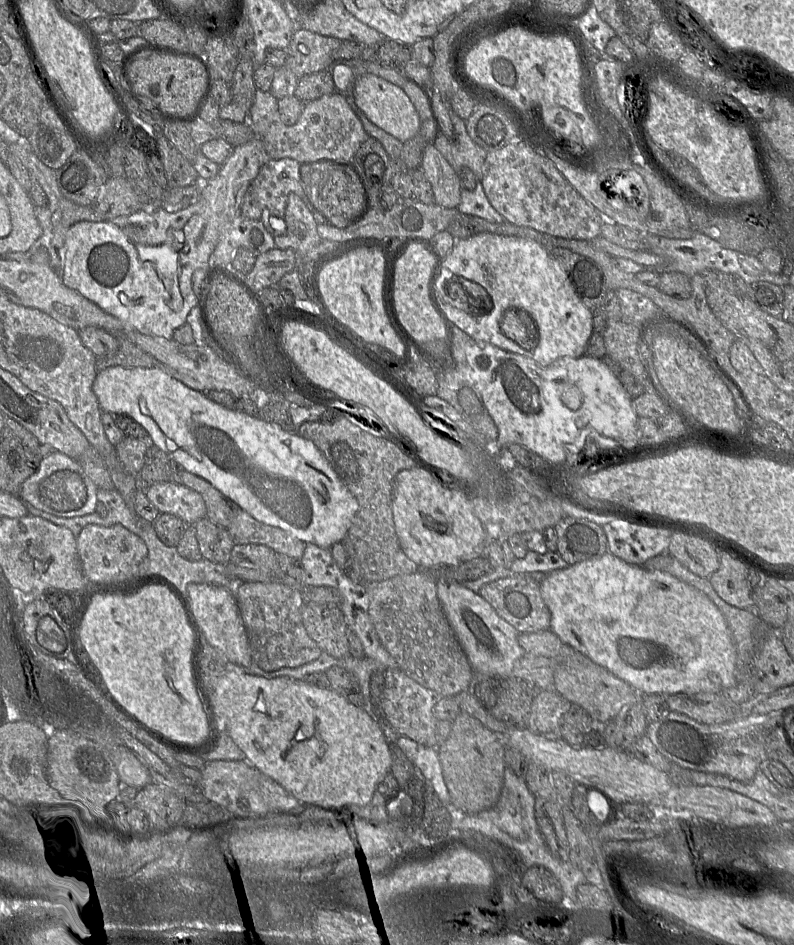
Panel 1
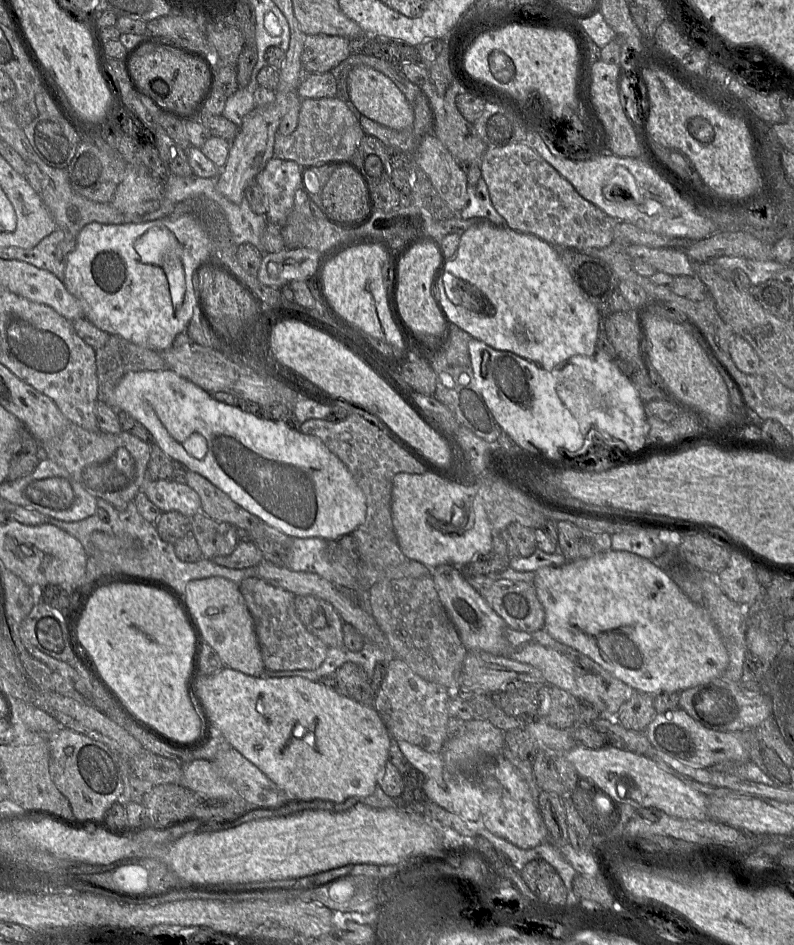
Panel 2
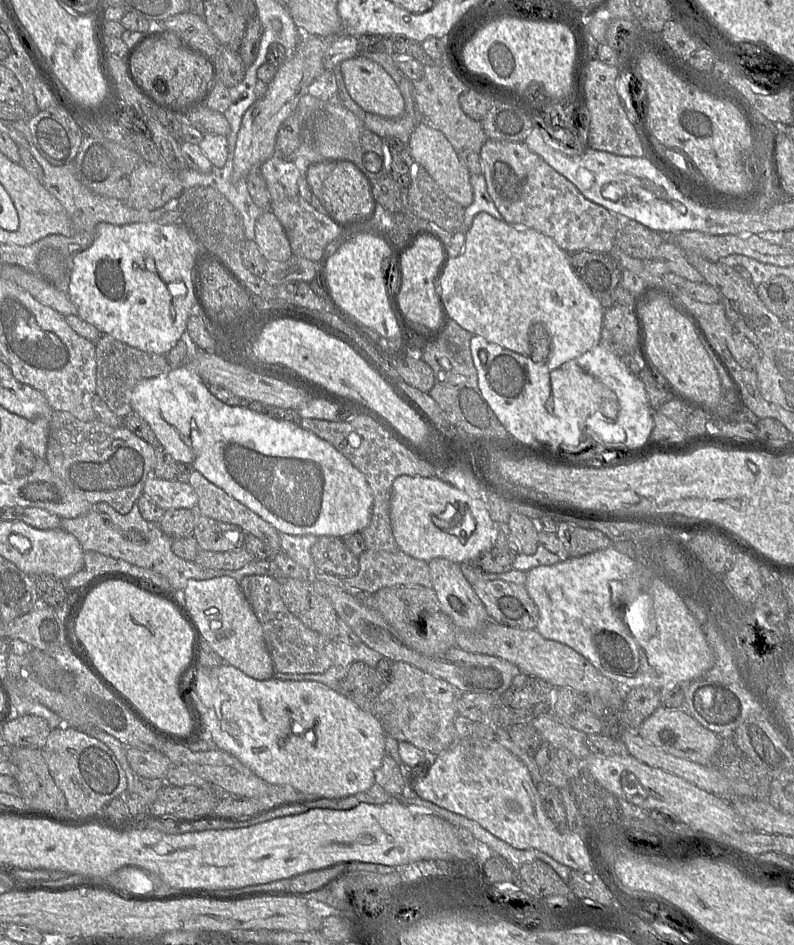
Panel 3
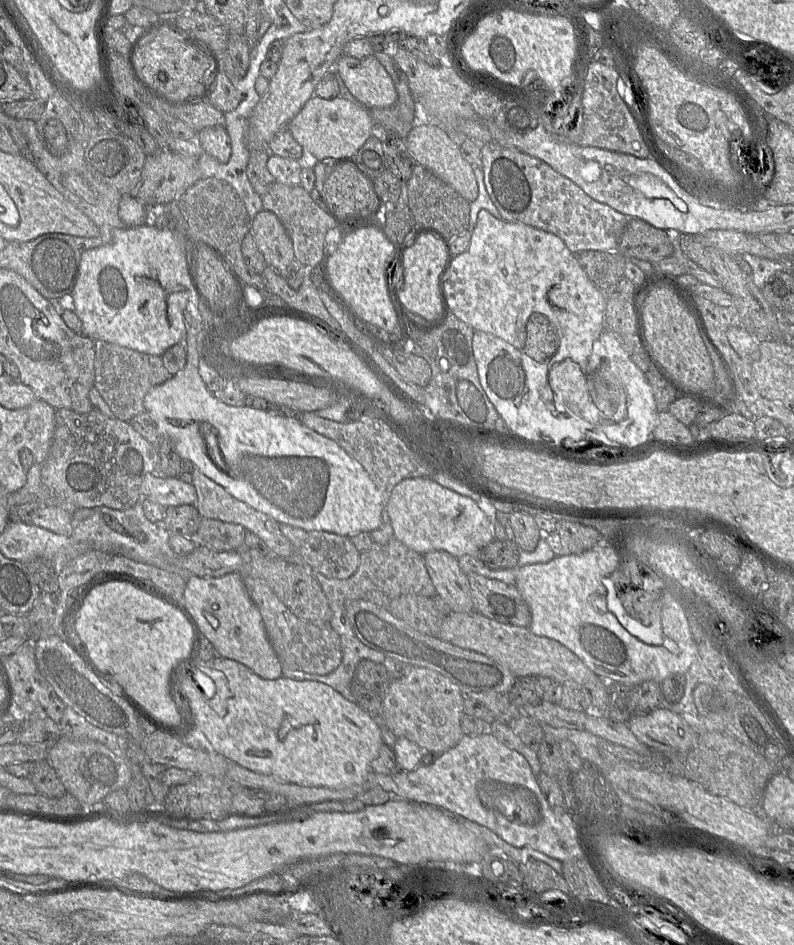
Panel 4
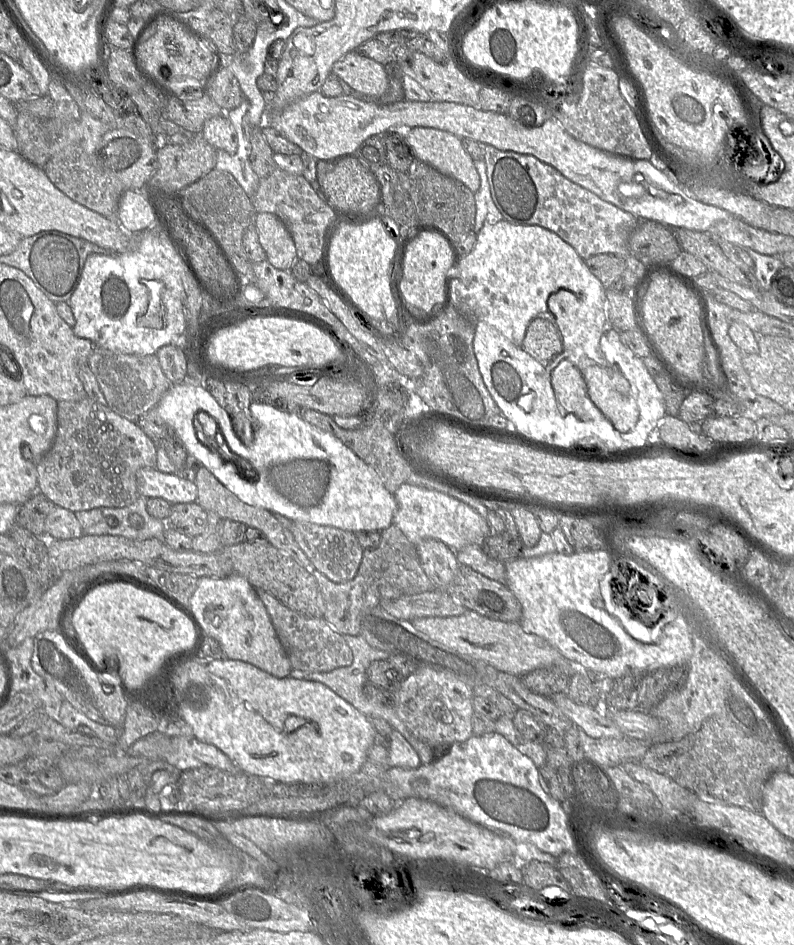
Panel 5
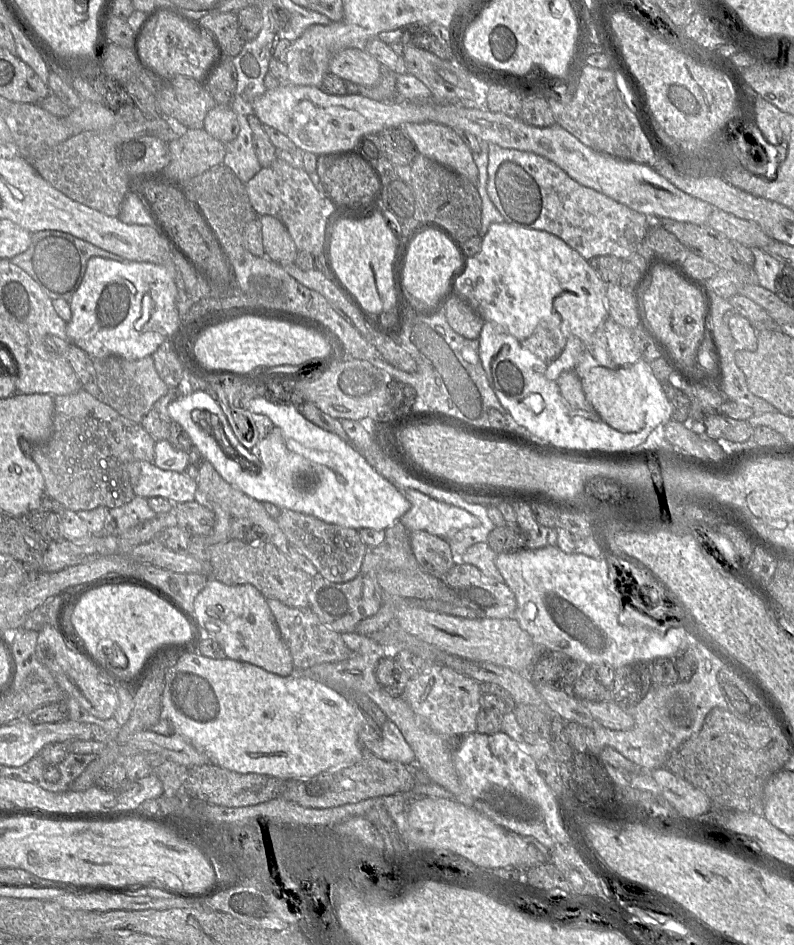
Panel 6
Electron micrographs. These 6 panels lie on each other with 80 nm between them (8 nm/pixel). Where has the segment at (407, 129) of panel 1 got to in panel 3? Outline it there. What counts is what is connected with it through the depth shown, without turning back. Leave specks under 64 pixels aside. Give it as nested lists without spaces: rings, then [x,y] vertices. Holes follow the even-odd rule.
[[[356,55],[342,61],[339,65],[350,97],[365,112],[388,119],[398,118],[402,115],[405,108],[402,93],[395,81],[381,65],[364,55]]]

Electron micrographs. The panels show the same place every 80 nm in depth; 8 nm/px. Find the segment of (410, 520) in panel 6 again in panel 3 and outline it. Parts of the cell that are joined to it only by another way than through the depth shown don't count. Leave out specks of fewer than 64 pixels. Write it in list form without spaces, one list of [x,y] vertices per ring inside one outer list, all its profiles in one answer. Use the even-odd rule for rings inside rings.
[[[401,475],[397,477],[392,484],[392,493],[390,500],[390,520],[392,525],[392,533],[398,549],[405,554],[429,562],[433,558],[445,558],[457,564],[464,562],[472,562],[480,553],[488,551],[495,547],[495,537],[498,530],[498,524],[493,521],[488,511],[488,505],[480,499],[475,499],[467,495],[465,492],[457,489],[456,487],[450,485],[447,482],[444,482],[436,477],[421,477],[421,476],[408,476]]]

